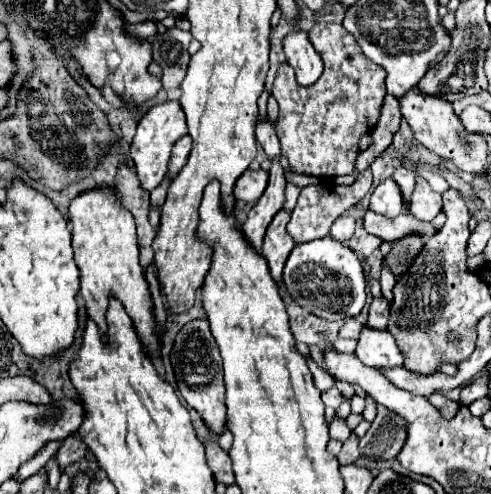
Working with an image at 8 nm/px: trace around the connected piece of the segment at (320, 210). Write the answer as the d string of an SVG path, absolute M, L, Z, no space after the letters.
M364 170L356 178L356 182L350 184L350 186L336 186L336 184L330 184L330 182L322 182L322 184L316 184L316 186L302 188L302 192L298 196L298 204L292 210L292 218L288 222L288 232L294 238L294 242L302 244L302 242L310 242L310 240L328 236L336 218L342 216L356 202L360 202L368 194L370 186L372 186L372 172Z

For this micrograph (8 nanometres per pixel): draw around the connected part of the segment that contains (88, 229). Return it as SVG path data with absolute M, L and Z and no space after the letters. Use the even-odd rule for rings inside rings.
M96 186L78 194L70 206L70 226L72 226L72 248L74 260L80 270L80 294L86 300L86 310L92 320L96 320L100 334L104 334L104 316L108 308L108 294L114 294L126 308L134 322L134 328L150 354L158 350L158 338L154 334L152 318L152 298L144 278L144 268L138 260L138 240L134 216L118 206L118 194L110 186Z

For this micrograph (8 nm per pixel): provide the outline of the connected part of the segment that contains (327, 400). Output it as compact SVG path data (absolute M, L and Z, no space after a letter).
M330 388L330 390L326 390L326 392L322 394L322 402L324 402L324 406L338 408L340 402L342 402L342 396L340 396L340 392L338 392L336 388Z

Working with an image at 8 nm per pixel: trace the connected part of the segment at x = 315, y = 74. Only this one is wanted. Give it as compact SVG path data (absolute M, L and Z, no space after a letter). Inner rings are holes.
M292 30L284 36L282 44L284 44L286 60L296 72L296 80L302 86L314 84L320 78L322 60L320 60L320 54L310 44L308 34L304 30Z

